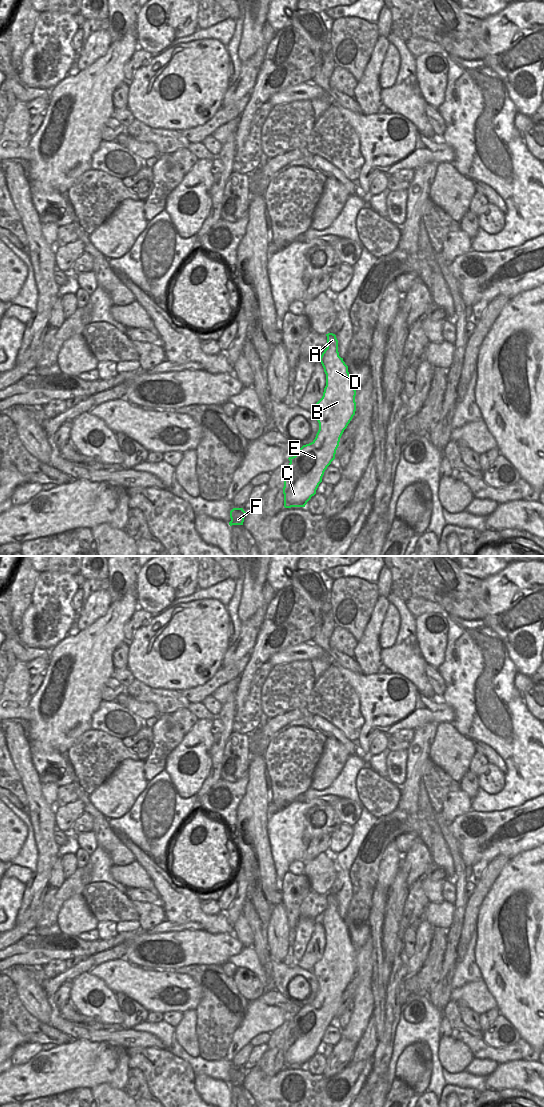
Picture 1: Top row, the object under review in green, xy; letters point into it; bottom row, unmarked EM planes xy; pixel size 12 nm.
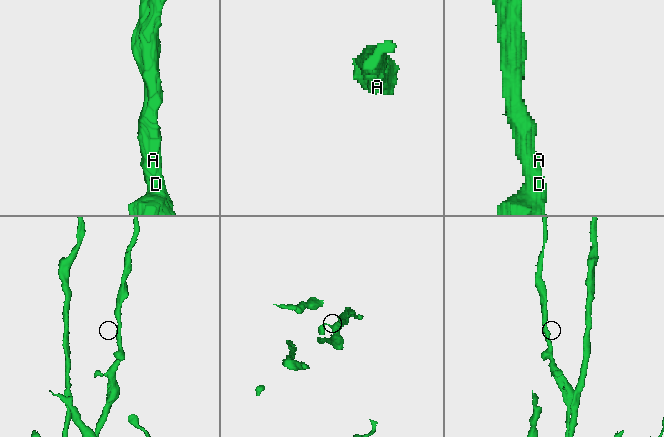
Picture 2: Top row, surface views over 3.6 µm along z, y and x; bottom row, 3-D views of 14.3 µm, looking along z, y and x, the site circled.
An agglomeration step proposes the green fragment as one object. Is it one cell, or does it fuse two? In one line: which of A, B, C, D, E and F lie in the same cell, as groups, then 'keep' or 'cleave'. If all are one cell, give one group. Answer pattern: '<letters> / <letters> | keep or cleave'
A B C D E F | keep

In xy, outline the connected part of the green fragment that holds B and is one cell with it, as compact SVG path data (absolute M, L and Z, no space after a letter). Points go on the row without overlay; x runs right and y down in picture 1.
M328 893L326 896L327 908L319 919L326 934L326 946L322 958L311 970L319 983L319 990L311 1003L303 1005L295 1016L288 1018L290 1023L284 1036L283 1047L285 1068L305 1067L316 1054L325 1030L335 1019L340 998L356 971L356 950L351 942L348 926L339 916L336 895Z

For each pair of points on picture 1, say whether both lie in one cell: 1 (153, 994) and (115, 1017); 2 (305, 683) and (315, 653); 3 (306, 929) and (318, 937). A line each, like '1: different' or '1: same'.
1: different
2: different
3: different

